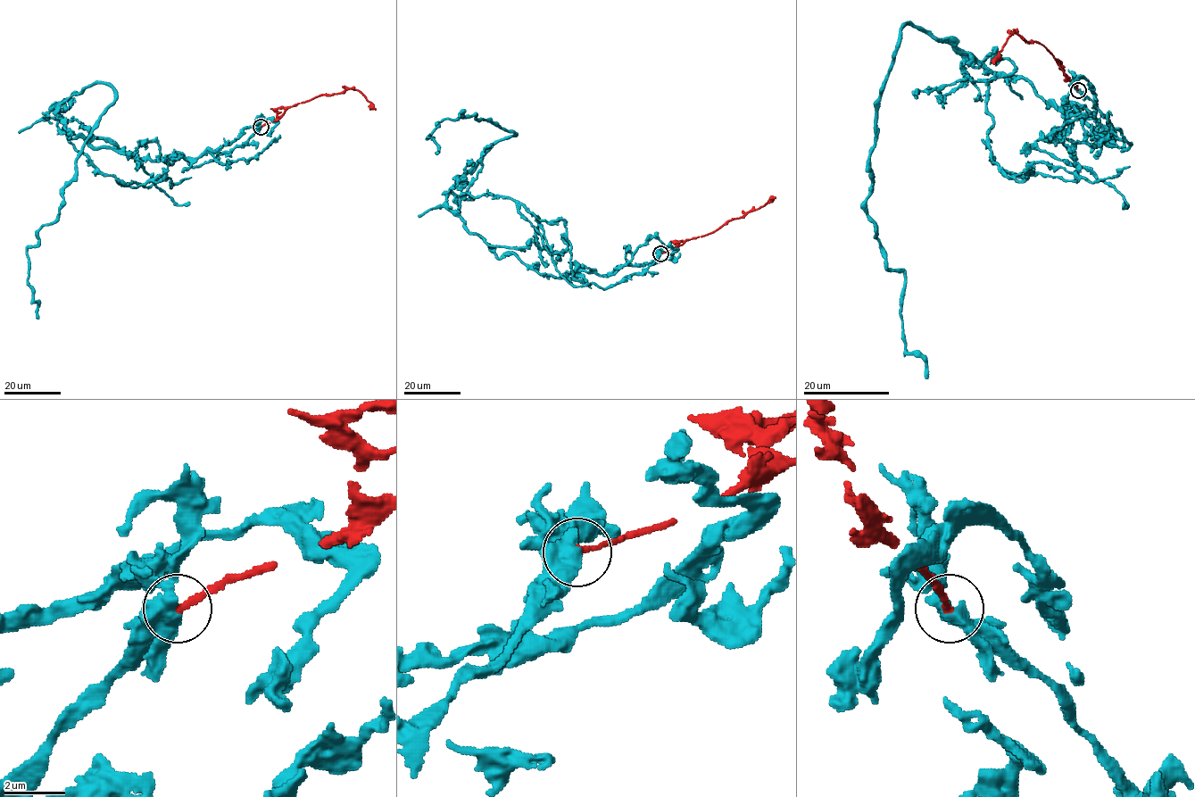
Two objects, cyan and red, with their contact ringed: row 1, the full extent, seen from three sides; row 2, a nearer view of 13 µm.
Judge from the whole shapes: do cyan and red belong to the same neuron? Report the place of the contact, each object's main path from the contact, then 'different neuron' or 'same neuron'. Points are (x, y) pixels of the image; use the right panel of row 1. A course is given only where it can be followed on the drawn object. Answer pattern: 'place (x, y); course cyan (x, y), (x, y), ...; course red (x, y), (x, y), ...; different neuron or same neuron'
place (1078, 90); course cyan (1077, 89), (1130, 145), (925, 31), (899, 35), (866, 208), (886, 266), (904, 275), (905, 349), (925, 378); course red (1077, 89), (1043, 45), (1027, 42), (1016, 33), (1010, 35), (993, 64); different neuron

